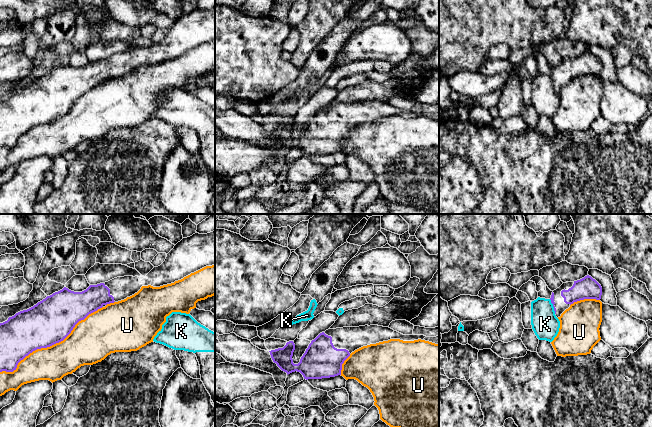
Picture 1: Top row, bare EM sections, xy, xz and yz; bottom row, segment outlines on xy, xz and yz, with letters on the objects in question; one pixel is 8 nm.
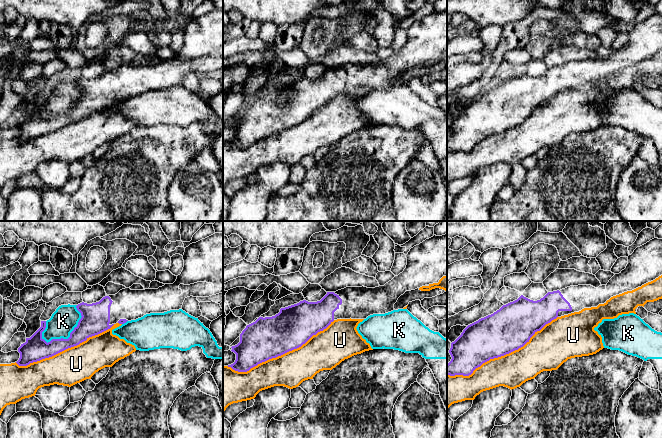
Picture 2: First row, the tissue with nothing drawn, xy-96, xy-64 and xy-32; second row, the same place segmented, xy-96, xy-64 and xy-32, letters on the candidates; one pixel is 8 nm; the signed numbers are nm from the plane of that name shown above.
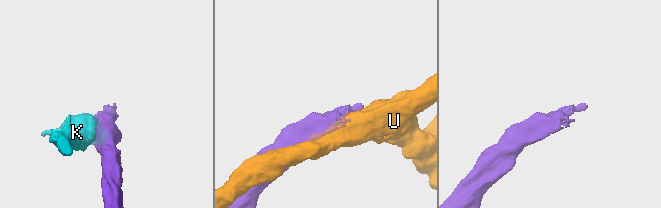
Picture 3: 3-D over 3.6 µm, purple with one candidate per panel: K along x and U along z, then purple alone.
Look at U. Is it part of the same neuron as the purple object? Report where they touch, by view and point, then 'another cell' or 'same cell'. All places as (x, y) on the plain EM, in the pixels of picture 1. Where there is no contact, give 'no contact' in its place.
xy (51, 121) | another cell

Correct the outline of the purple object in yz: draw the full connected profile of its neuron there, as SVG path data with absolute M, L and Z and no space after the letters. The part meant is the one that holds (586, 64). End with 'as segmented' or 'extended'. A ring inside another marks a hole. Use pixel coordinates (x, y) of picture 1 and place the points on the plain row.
M587 51L577 57L563 59L552 68L550 76L553 80L555 91L558 94L574 78L584 75L600 76L601 71L601 61L591 52Z; extended

